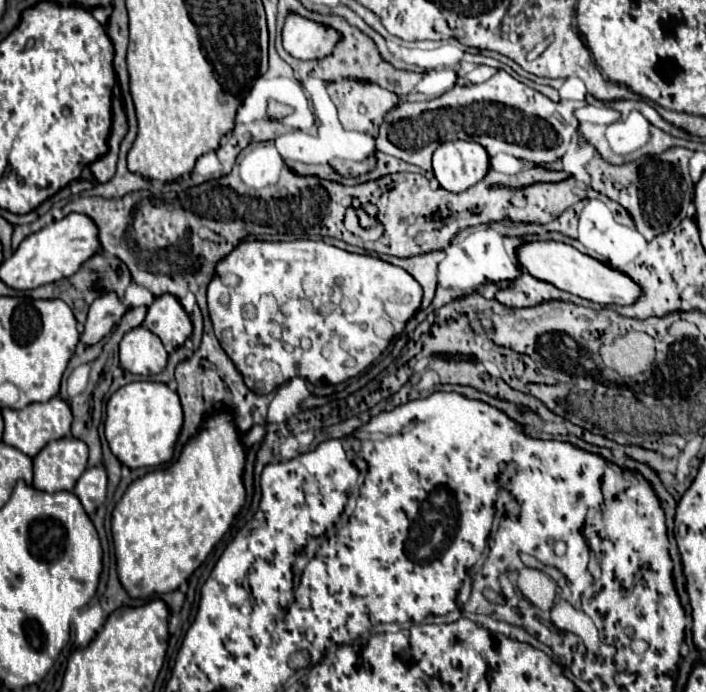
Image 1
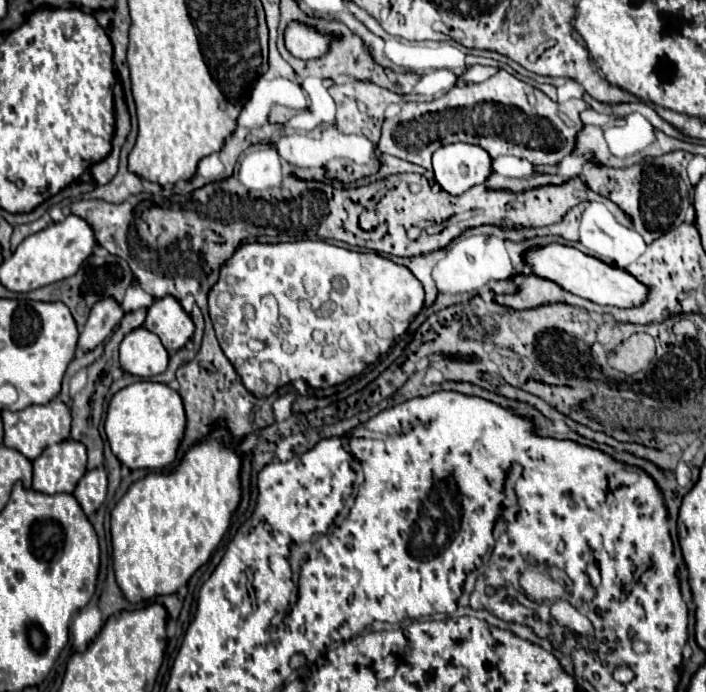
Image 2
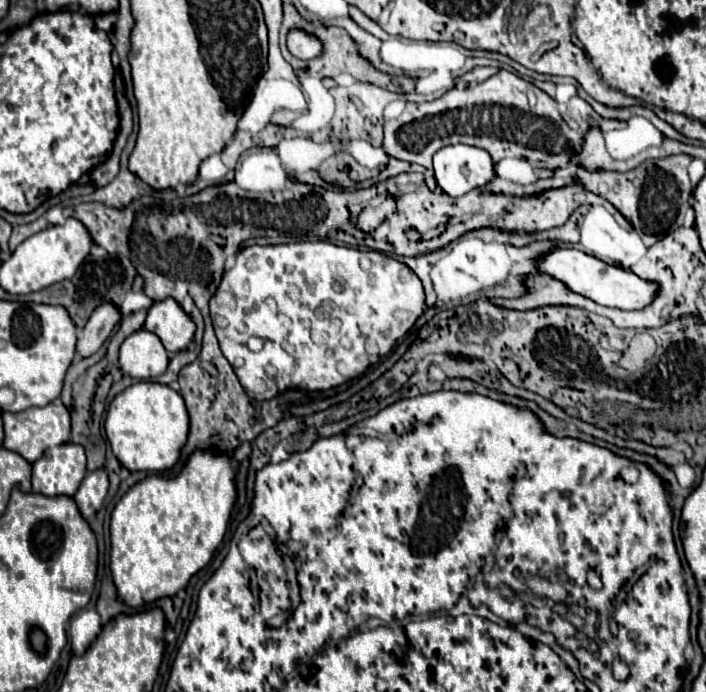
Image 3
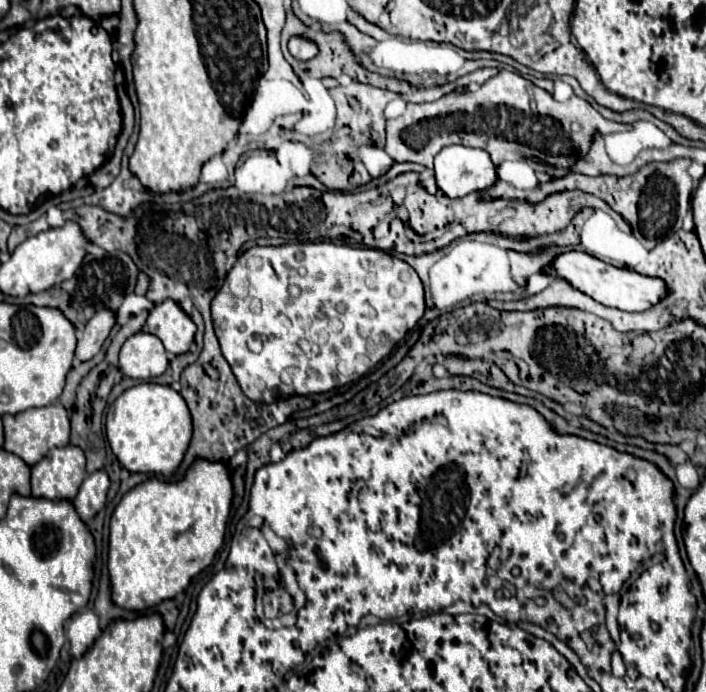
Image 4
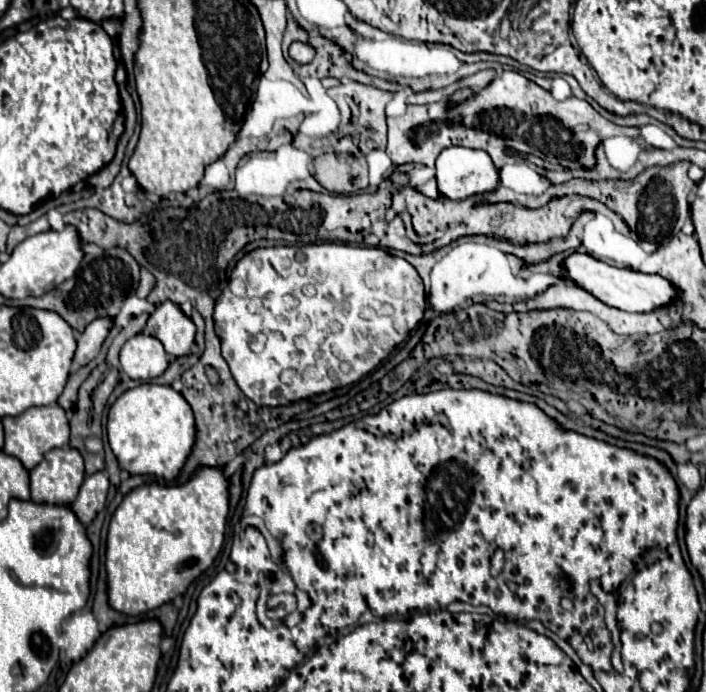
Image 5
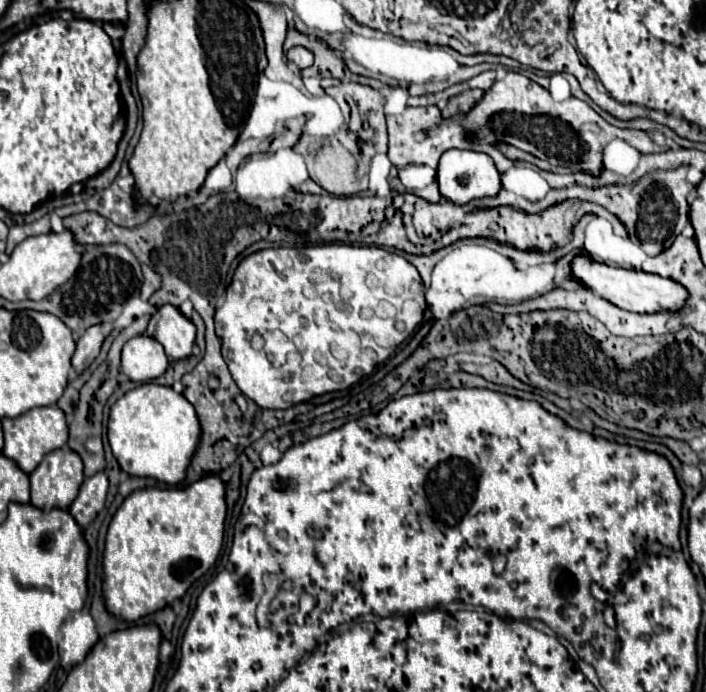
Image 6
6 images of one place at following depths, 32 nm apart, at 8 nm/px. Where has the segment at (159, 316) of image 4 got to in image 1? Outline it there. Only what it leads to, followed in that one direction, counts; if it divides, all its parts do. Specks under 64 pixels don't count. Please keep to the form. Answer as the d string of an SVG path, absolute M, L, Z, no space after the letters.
M172 294L154 298L154 302L148 306L144 326L162 340L168 352L174 352L192 334L190 316Z

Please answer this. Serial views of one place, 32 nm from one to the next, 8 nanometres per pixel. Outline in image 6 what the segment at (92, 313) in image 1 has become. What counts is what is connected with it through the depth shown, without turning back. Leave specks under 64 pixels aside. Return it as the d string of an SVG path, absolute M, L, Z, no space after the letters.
M102 324L90 326L78 338L78 346L76 346L76 352L72 356L72 366L76 368L76 372L82 372L90 366L90 362L98 356L104 338L106 338L106 328L102 328Z

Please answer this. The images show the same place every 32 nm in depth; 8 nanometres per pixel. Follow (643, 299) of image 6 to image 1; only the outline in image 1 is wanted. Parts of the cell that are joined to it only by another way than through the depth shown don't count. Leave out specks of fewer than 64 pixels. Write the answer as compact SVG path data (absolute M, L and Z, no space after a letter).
M534 240L534 242L524 242L516 248L516 258L524 270L528 270L530 276L536 280L548 282L564 292L576 294L580 298L592 300L596 304L632 304L640 296L640 288L622 272L612 270L610 266L578 252L574 246L564 244L564 242L554 242L554 240Z

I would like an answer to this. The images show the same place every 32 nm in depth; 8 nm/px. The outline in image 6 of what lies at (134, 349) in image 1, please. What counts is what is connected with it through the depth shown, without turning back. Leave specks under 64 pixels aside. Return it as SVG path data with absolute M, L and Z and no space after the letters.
M140 334L122 348L122 372L134 382L148 382L162 376L168 368L168 356L158 340Z

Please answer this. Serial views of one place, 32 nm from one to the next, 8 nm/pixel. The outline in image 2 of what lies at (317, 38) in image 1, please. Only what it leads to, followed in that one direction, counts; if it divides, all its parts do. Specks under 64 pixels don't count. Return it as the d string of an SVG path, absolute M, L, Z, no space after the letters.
M300 20L288 22L284 30L284 42L288 52L300 60L318 58L330 50L330 36L318 32L318 28Z

